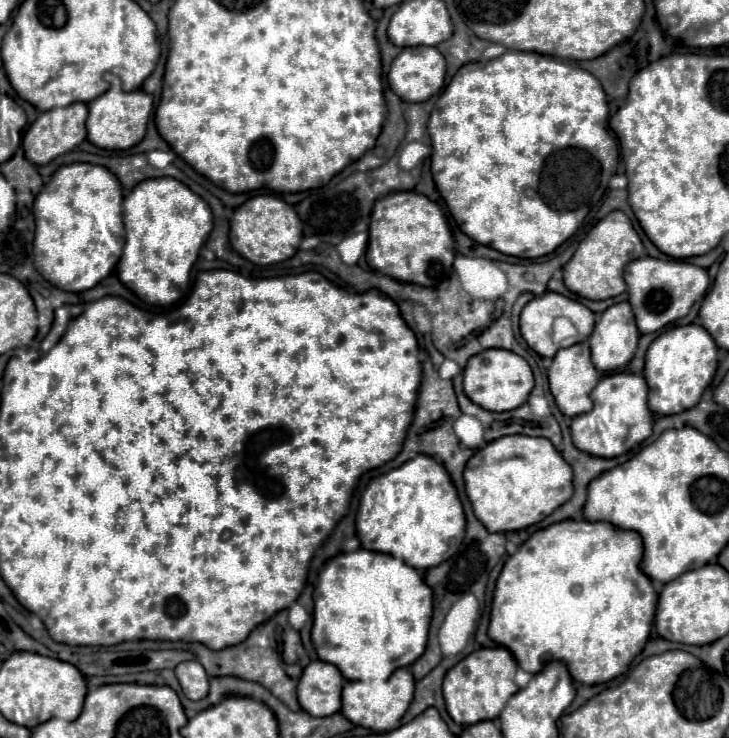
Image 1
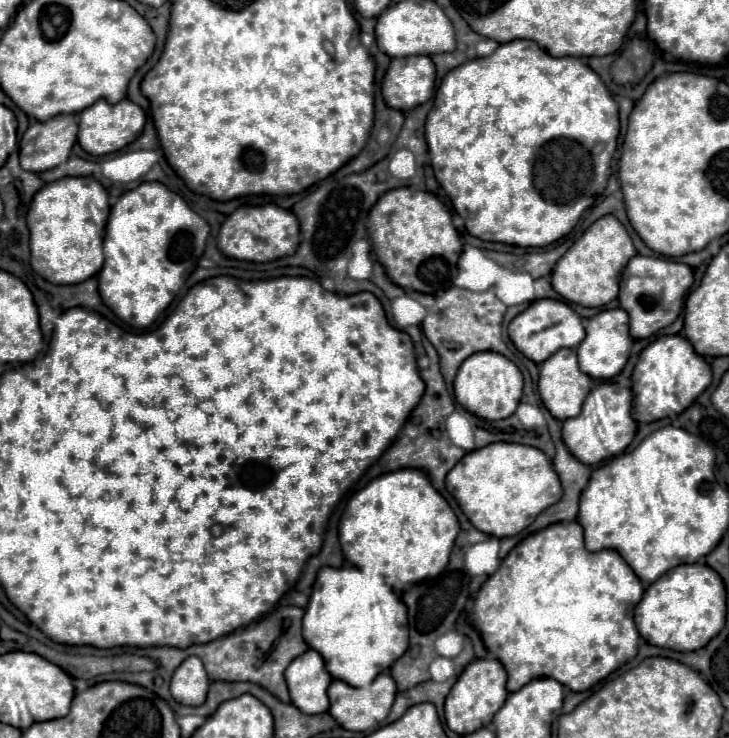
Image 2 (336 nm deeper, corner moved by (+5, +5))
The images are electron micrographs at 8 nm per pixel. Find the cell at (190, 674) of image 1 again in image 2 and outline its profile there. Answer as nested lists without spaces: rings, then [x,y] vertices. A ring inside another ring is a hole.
[[[188,656],[174,672],[170,680],[172,698],[184,706],[200,706],[206,700],[210,680],[204,672],[202,660],[198,656]]]

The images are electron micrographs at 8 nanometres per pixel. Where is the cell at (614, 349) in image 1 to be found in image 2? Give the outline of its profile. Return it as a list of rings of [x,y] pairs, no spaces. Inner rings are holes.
[[[614,308],[596,314],[586,322],[586,338],[578,346],[580,370],[584,370],[584,374],[588,374],[590,378],[612,378],[620,374],[628,362],[632,342],[634,340],[628,332],[628,314],[624,314],[624,310]]]

